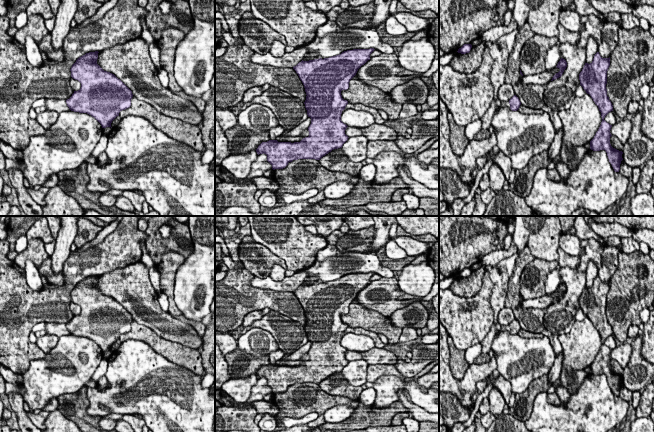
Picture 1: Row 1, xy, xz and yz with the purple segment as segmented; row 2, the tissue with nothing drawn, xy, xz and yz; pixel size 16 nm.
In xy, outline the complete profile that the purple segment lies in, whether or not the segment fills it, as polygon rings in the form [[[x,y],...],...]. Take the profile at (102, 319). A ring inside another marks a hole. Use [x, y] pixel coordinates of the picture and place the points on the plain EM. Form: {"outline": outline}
{"outline": [[[98,275],[89,276],[79,281],[72,289],[71,301],[81,307],[81,312],[74,315],[66,324],[71,335],[87,337],[94,341],[102,352],[111,351],[112,345],[119,340],[122,334],[131,330],[132,315],[114,298],[104,295],[98,288]]]}

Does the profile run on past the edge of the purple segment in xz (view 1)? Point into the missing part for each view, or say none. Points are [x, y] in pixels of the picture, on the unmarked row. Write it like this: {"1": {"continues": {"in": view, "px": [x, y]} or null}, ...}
{"1": {"continues": null}}

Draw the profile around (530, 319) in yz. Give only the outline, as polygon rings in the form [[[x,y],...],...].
[[[528,246],[518,255],[513,275],[509,281],[507,298],[505,307],[510,308],[519,322],[521,329],[536,333],[542,333],[545,329],[543,318],[545,310],[540,308],[526,308],[520,306],[522,299],[520,298],[520,276],[525,266],[536,258],[531,254]]]

